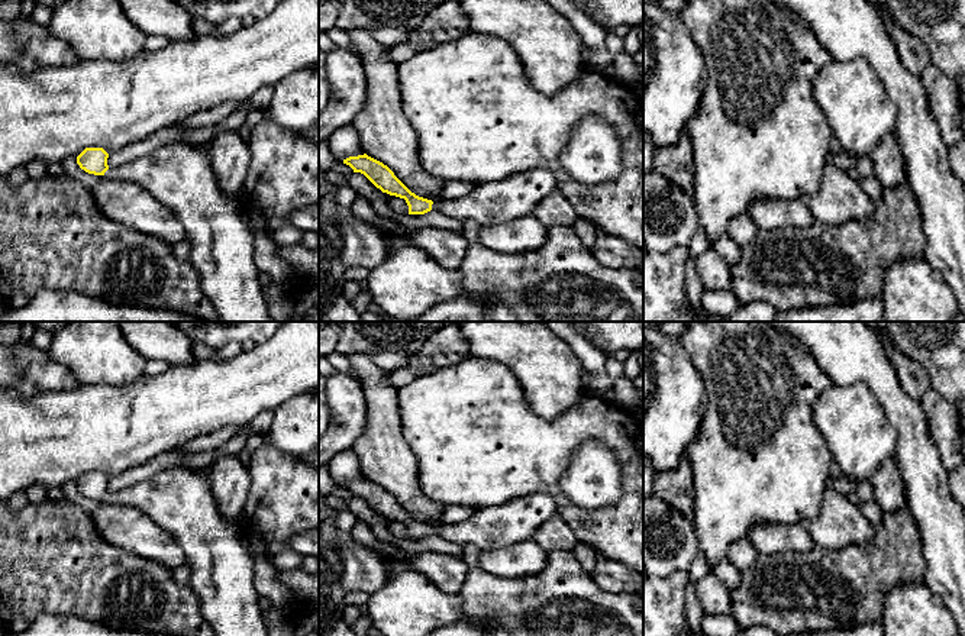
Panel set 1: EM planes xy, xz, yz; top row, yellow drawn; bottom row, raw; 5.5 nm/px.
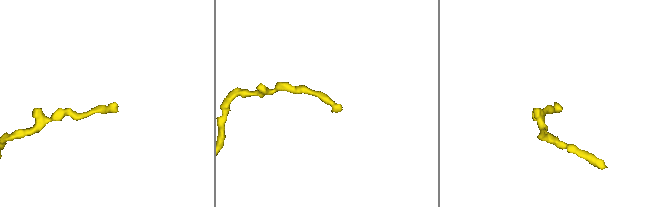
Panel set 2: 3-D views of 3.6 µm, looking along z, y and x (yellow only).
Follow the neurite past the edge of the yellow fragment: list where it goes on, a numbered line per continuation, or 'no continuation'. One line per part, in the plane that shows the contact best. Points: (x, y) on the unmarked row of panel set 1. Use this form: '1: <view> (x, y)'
1: xy (180, 500)

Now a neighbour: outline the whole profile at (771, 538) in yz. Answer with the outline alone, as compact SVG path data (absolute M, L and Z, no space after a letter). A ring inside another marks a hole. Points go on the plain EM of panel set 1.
M768 523L751 529L748 540L759 553L807 552L816 543L800 524Z

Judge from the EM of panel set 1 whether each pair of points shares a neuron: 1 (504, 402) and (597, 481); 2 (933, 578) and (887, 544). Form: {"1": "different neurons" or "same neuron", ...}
{"1": "different neurons", "2": "different neurons"}

